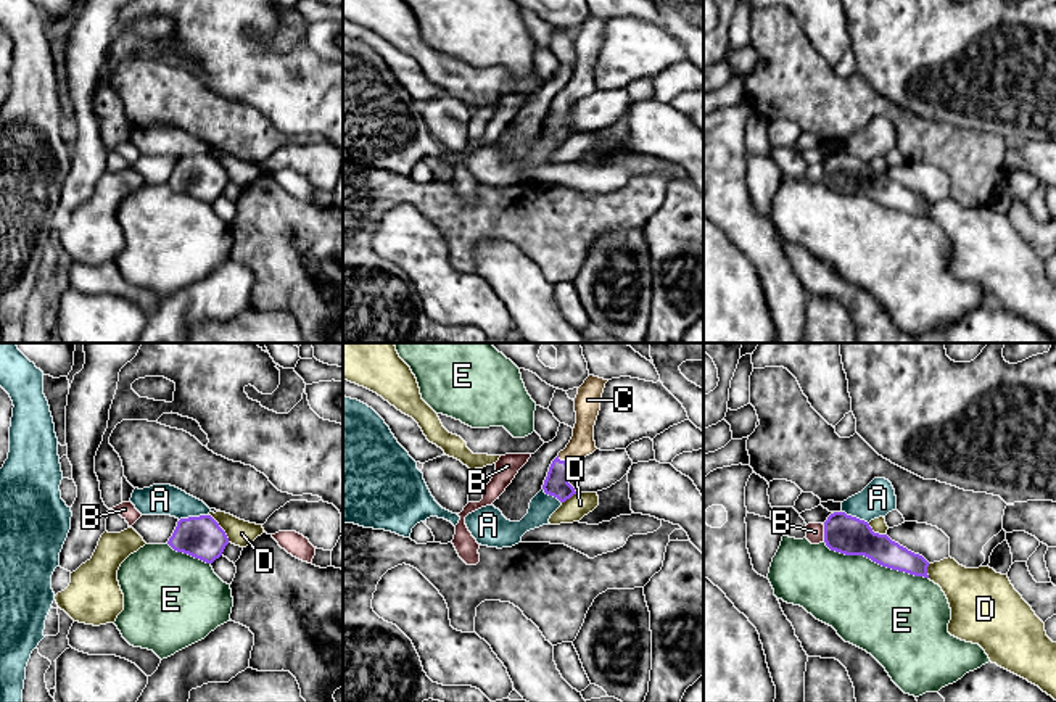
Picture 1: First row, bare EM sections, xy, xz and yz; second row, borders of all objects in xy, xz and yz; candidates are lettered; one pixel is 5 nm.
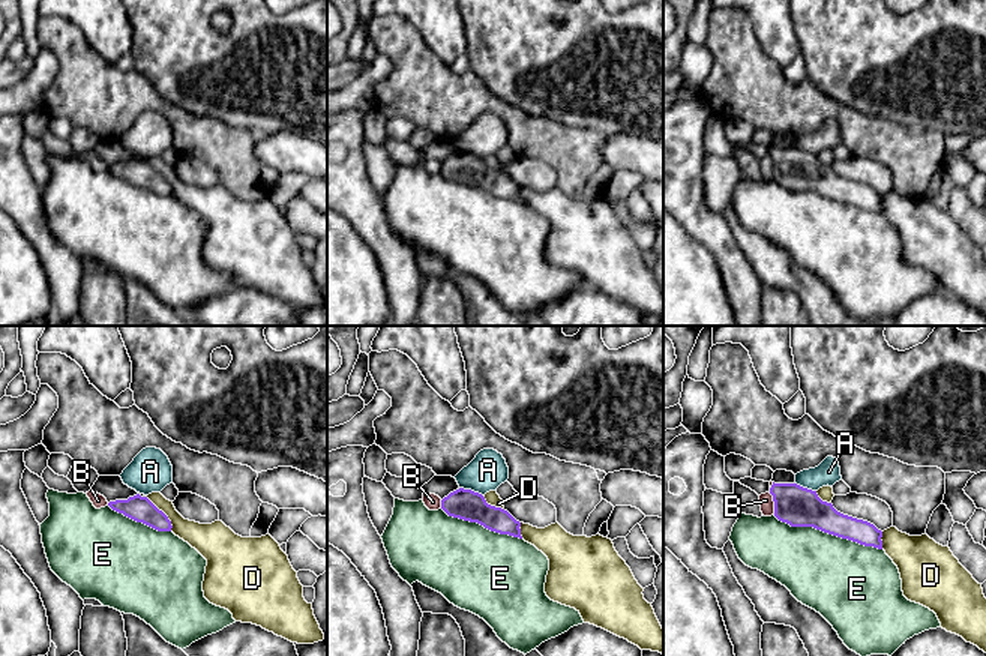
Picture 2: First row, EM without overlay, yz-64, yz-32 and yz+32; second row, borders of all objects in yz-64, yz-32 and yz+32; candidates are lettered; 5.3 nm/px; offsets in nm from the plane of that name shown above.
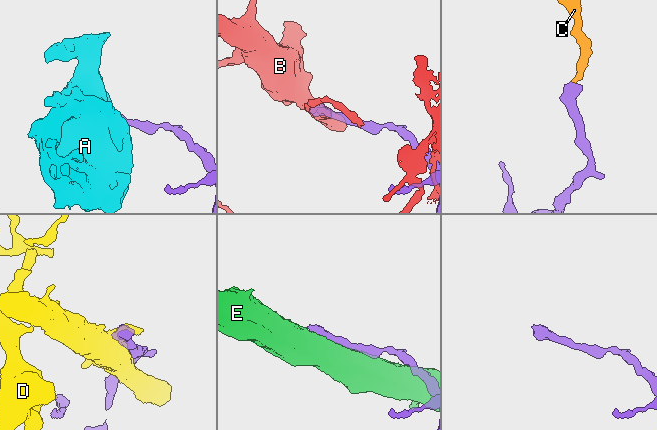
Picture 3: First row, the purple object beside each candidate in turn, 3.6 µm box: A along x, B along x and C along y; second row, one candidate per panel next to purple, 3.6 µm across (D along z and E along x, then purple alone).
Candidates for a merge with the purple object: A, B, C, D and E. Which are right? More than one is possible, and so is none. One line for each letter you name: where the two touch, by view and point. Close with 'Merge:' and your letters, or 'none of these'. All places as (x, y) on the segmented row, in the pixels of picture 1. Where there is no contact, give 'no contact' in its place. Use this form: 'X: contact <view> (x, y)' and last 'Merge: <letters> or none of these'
C: contact xz (564, 461)
Merge: C

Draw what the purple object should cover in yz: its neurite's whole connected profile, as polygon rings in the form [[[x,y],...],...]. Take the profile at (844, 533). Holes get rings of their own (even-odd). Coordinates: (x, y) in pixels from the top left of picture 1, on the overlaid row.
[[[834,512],[824,522],[824,543],[831,551],[845,555],[864,555],[872,562],[914,576],[927,575],[929,562],[887,535],[874,533],[868,522]]]

